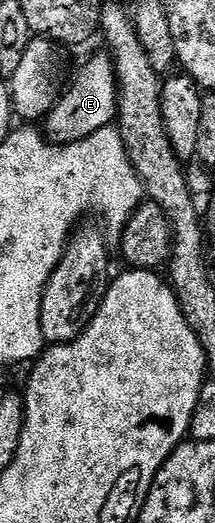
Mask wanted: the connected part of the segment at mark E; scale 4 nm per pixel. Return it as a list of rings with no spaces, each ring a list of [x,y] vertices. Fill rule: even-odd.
[[[112,55],[93,56],[62,92],[59,102],[43,121],[43,132],[55,144],[70,144],[91,138],[95,130],[110,127],[117,120],[117,71]]]

